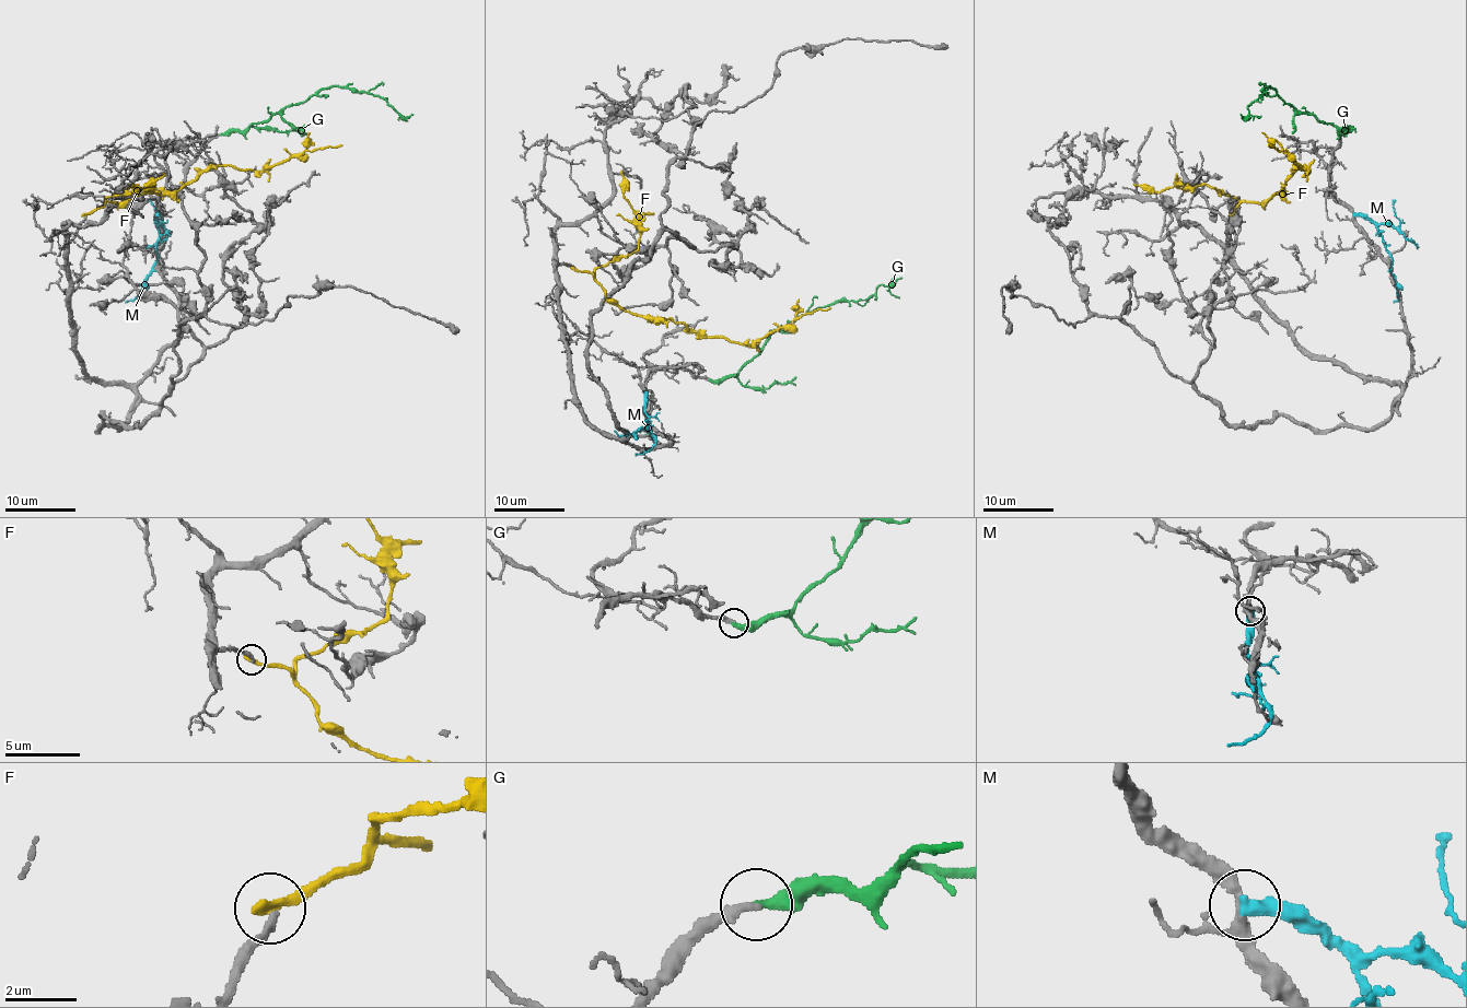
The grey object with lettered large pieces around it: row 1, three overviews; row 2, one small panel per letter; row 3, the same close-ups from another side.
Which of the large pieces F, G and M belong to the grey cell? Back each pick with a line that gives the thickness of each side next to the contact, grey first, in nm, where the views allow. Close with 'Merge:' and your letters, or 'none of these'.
G: calibres 260 and 360 nm
Merge: G

